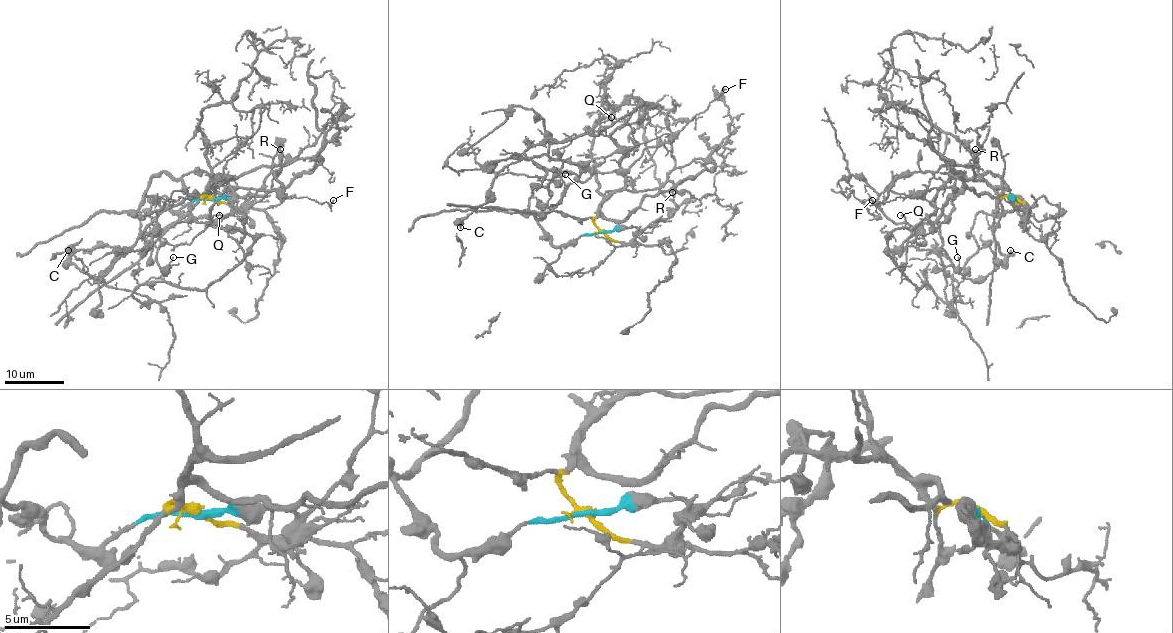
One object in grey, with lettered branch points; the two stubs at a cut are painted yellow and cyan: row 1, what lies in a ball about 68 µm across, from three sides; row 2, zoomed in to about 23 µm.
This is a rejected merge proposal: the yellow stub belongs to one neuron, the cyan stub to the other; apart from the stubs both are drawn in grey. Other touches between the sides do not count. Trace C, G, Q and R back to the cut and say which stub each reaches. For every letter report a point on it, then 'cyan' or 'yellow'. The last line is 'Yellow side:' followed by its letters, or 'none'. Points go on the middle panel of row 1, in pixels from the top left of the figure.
C: (460, 227) | cyan
G: (565, 174) | cyan
Q: (611, 117) | yellow
R: (672, 192) | yellow
Yellow side: Q, R

